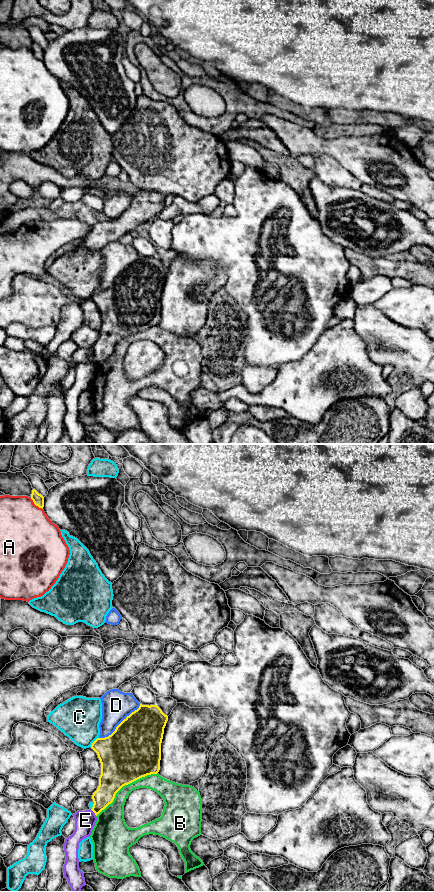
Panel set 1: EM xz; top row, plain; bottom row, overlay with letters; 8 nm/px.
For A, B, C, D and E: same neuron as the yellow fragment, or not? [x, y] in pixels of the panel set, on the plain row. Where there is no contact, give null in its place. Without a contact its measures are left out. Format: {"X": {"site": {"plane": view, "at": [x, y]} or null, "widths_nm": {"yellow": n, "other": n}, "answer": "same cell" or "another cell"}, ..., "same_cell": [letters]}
{"A": {"site": {"plane": "xz", "at": [36, 57]}, "widths_nm": {"yellow": 90, "other": 440}, "answer": "another cell"}, "B": {"site": {"plane": "xz", "at": [124, 337]}, "widths_nm": {"yellow": 420, "other": 160}, "answer": "another cell"}, "C": {"site": {"plane": "xz", "at": [93, 294]}, "widths_nm": {"yellow": 360, "other": 340}, "answer": "another cell"}, "D": {"site": {"plane": "xz", "at": [119, 276]}, "widths_nm": {"yellow": 440, "other": 240}, "answer": "another cell"}, "E": {"site": {"plane": "xz", "at": [93, 363]}, "widths_nm": {"yellow": 170, "other": 160}, "answer": "another cell"}, "same_cell": []}

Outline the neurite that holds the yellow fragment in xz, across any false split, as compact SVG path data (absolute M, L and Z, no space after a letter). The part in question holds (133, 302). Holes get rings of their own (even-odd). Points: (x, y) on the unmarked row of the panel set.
M140 256L111 287L97 290L92 295L91 300L97 305L101 315L99 338L92 347L94 356L91 362L96 368L113 354L116 345L123 338L159 324L161 295L167 273L168 268L157 257Z

